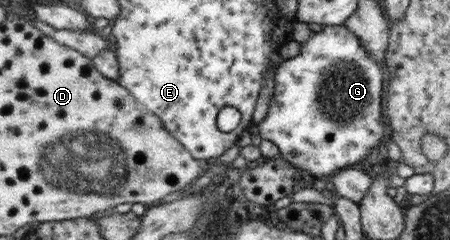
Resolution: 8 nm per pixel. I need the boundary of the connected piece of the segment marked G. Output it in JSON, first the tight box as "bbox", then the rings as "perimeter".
{"bbox":[257,24,385,179],"perimeter":[[[342,24],[322,25],[319,32],[311,33],[306,41],[301,43],[298,55],[274,66],[274,73],[275,86],[273,96],[269,102],[268,112],[261,122],[257,124],[259,136],[273,142],[279,148],[282,157],[302,170],[307,171],[311,176],[327,179],[329,176],[335,175],[337,170],[345,168],[345,166],[357,165],[357,162],[361,162],[361,160],[365,162],[365,156],[369,156],[372,153],[371,148],[379,146],[385,140],[385,128],[383,128],[383,122],[381,122],[381,82],[383,82],[381,67],[366,51],[359,39]]]}

